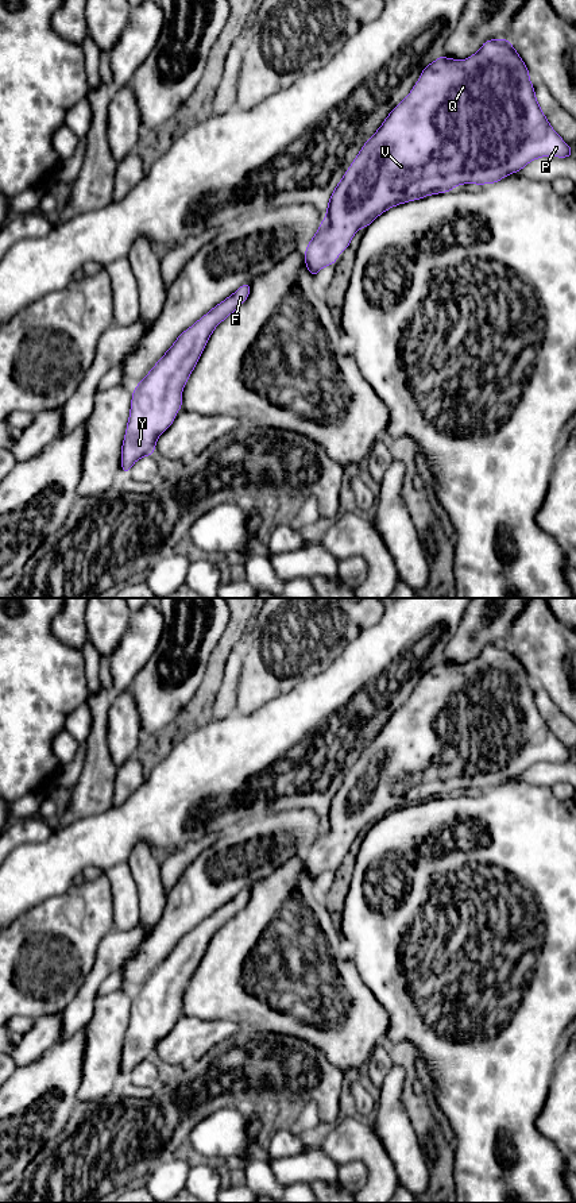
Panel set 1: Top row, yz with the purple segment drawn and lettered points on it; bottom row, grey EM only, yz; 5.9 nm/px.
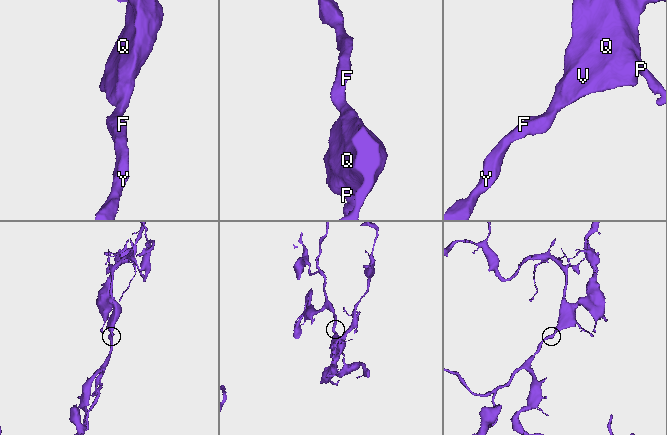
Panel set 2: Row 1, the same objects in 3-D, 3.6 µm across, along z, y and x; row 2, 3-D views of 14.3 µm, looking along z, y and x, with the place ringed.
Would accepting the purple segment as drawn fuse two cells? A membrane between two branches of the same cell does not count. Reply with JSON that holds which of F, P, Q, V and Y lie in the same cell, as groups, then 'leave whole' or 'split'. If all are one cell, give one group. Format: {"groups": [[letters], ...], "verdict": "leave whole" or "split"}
{"groups": [["F", "P", "Q", "V", "Y"]], "verdict": "leave whole"}

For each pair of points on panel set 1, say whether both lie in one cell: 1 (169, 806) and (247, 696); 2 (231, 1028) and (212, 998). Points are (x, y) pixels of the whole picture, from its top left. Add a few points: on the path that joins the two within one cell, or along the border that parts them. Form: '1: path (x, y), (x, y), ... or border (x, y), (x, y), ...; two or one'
1: border (267, 702), (250, 713), (235, 712); two
2: border (194, 1017), (229, 1020), (240, 1028); two

